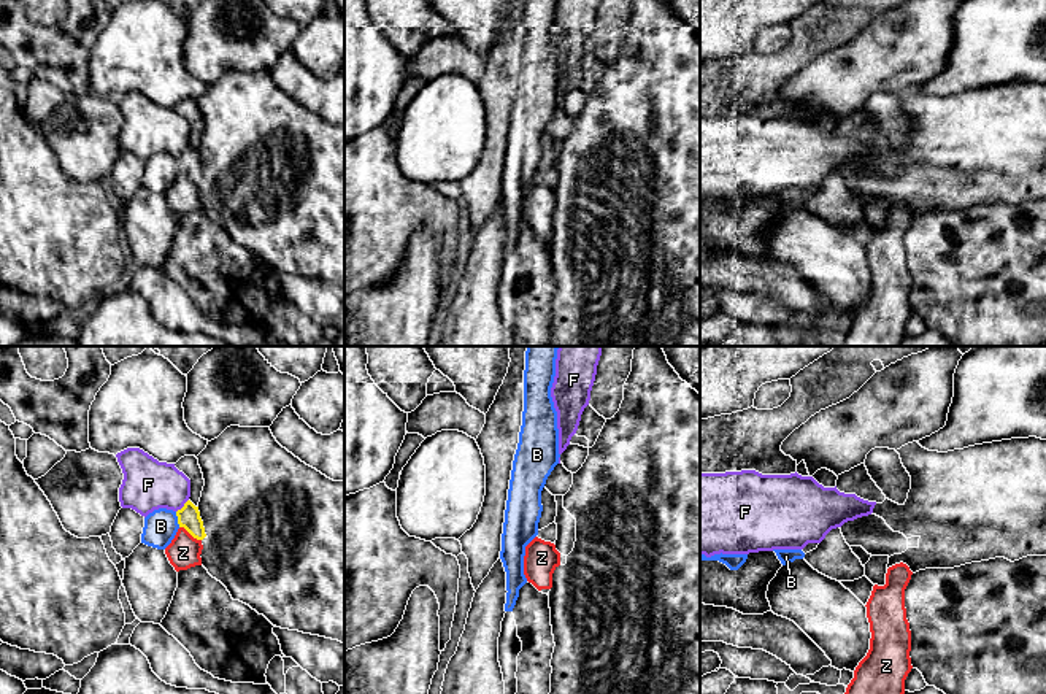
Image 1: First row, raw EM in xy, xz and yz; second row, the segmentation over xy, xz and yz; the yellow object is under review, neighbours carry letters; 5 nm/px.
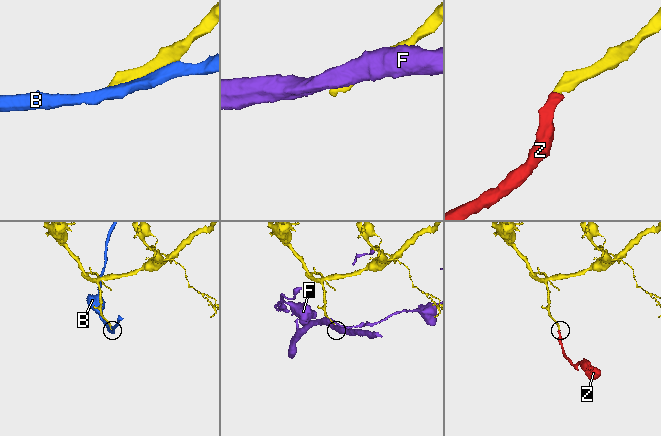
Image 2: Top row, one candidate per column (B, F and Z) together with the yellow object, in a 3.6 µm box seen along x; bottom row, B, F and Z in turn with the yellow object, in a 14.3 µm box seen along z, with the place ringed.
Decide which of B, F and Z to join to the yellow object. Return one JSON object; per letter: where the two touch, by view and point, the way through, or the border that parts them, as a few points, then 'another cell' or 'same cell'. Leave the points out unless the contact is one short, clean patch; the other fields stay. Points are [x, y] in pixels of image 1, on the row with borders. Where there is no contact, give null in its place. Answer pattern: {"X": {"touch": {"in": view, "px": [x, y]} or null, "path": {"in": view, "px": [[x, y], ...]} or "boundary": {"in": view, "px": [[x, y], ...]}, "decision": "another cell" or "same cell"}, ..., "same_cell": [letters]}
{"B": {"touch": {"in": "xy", "px": [178, 520]}, "decision": "another cell"}, "F": {"touch": {"in": "xy", "px": [184, 505]}, "decision": "another cell"}, "Z": {"touch": {"in": "xy", "px": [191, 534]}, "path": {"in": "xy", "px": [[189, 518], [191, 534], [183, 553]]}, "decision": "same cell"}, "same_cell": ["Z"]}

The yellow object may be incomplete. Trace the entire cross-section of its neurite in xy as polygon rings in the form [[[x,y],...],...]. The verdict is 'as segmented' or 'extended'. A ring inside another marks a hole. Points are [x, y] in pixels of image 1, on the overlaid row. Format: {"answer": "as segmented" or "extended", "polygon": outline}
{"answer": "extended", "polygon": [[[190,500],[176,511],[179,529],[165,548],[165,554],[176,572],[202,565],[202,540],[206,537],[198,507]]]}

